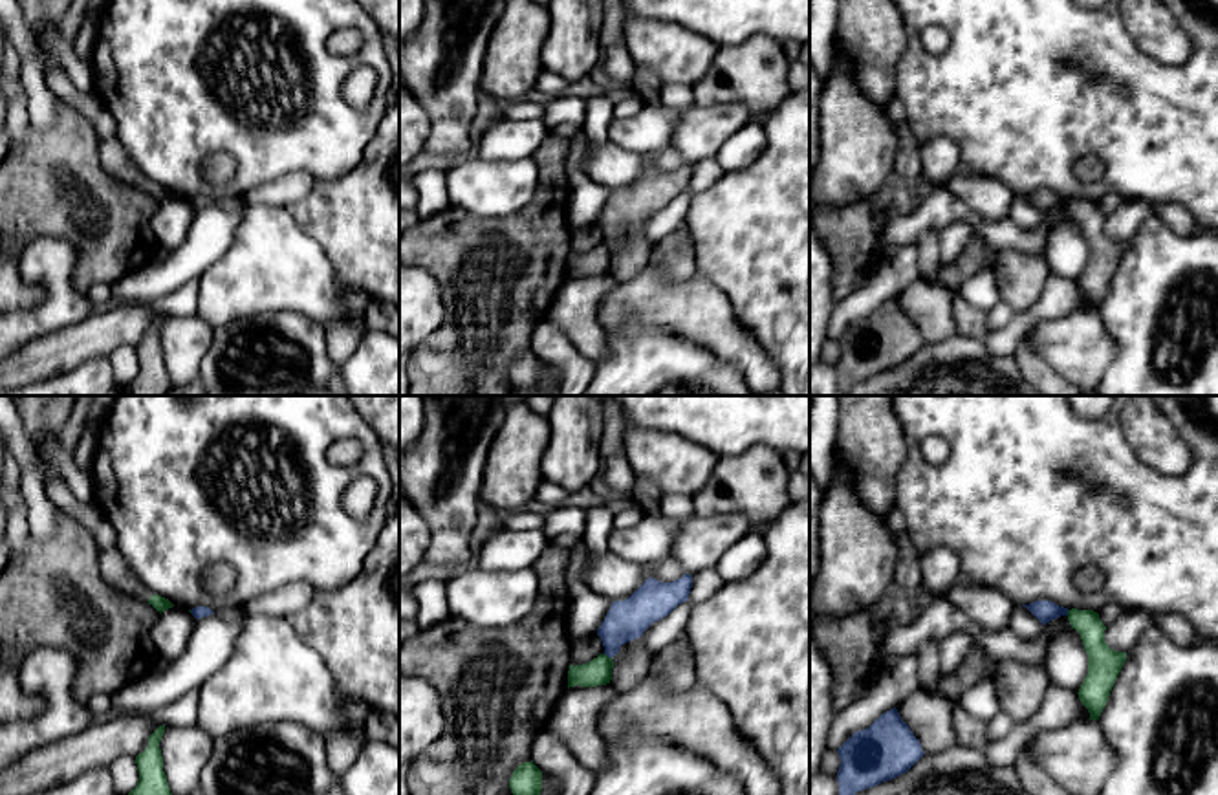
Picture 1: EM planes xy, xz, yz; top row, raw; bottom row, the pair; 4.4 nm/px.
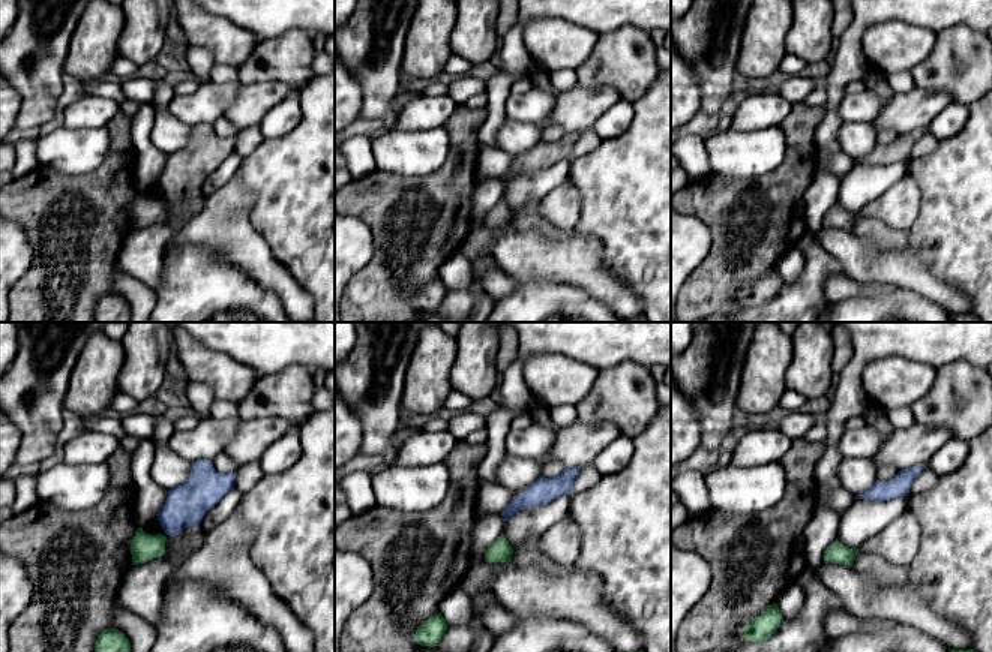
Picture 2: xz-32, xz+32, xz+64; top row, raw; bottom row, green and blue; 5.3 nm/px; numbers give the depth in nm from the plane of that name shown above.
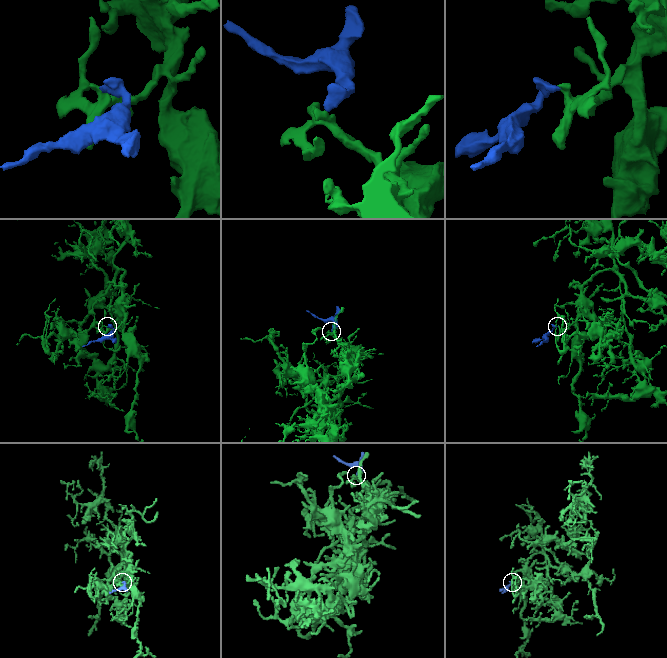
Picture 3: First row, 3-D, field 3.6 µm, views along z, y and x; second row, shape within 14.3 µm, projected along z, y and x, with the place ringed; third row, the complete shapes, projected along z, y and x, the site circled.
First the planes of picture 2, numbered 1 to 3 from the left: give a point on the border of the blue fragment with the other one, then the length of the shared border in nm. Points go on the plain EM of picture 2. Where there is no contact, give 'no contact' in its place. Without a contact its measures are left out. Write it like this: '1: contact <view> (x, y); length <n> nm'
1: no contact
2: no contact
3: no contact

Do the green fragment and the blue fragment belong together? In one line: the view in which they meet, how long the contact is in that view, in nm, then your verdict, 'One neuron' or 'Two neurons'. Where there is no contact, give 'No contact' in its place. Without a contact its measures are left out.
Touches green in xz. Shared border 40 nm. Two neurons

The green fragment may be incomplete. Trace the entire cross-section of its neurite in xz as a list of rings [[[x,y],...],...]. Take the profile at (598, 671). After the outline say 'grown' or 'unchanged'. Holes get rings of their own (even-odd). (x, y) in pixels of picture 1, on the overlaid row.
[[[599,654],[588,663],[582,665],[570,665],[568,670],[568,689],[581,685],[581,687],[597,687],[606,685],[612,680],[614,661],[606,654]]] | unchanged

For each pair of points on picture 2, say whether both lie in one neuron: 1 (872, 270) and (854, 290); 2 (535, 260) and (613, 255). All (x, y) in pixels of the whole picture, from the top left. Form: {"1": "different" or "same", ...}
{"1": "different", "2": "different"}

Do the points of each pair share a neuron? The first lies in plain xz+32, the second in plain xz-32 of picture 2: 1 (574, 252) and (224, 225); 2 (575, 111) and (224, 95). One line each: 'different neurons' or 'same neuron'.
1: same neuron
2: different neurons

